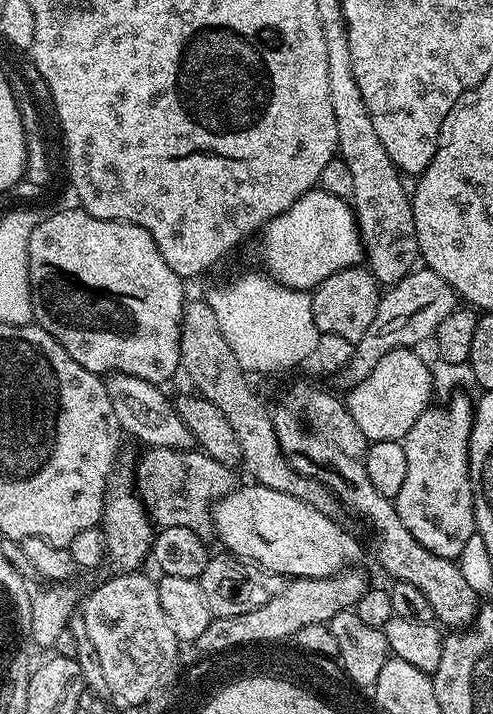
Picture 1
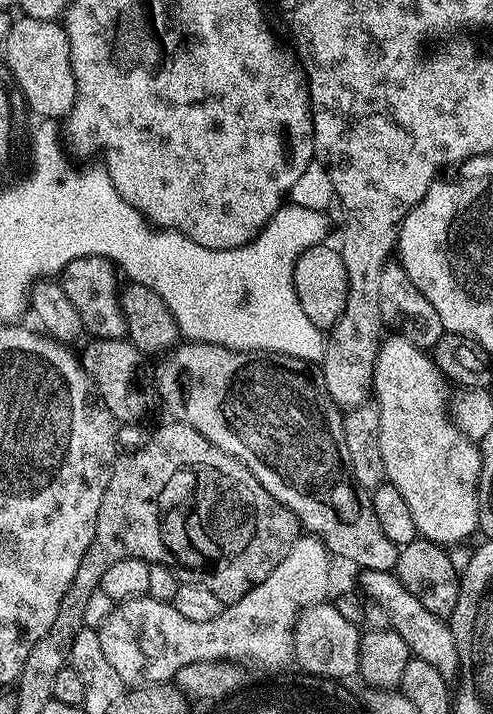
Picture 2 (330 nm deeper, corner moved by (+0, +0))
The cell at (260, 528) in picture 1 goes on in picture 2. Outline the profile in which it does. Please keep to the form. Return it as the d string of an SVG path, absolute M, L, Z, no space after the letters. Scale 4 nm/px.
M370 570L361 571L359 575L360 584L364 587L363 595L375 607L386 610L389 625L400 632L402 638L406 638L413 657L430 662L430 666L434 666L434 670L438 670L445 681L455 681L460 670L460 659L449 621L445 617L430 614L430 610L426 610L426 606L422 606L422 602L418 602L418 598L414 598L414 594L410 594L410 590L406 590L406 586L402 586L400 579L392 572Z

